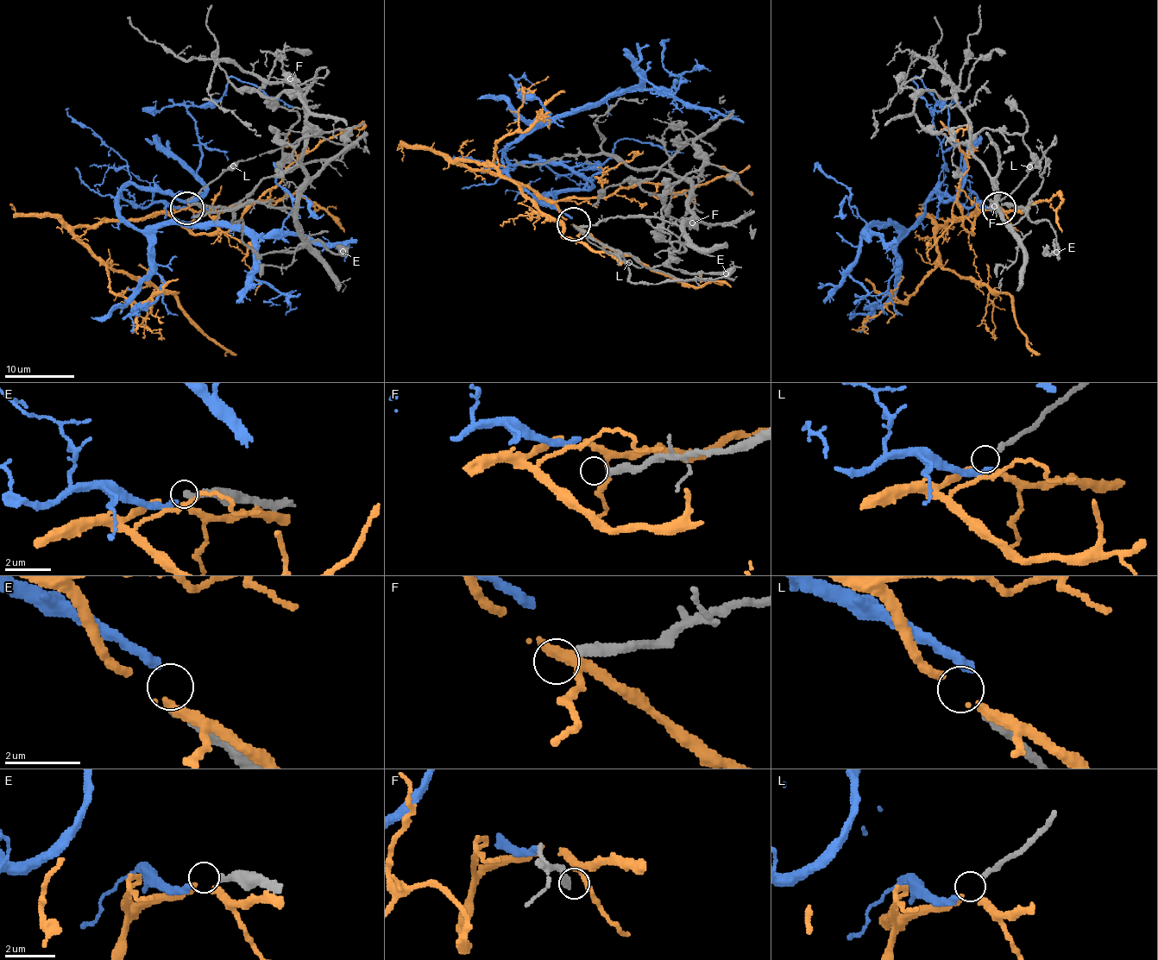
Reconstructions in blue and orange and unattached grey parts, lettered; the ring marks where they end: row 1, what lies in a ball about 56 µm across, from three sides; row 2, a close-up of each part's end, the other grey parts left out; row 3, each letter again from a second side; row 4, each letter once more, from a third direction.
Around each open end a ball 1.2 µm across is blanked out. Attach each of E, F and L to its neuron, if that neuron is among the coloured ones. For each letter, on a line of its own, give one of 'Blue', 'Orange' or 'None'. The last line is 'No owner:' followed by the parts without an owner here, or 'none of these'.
E: Blue
F: None
L: None
No owner: F, L

